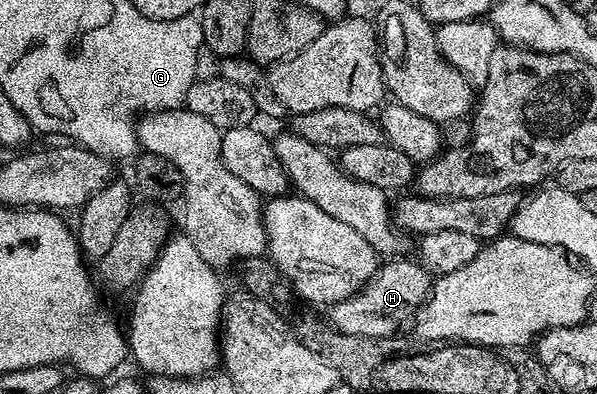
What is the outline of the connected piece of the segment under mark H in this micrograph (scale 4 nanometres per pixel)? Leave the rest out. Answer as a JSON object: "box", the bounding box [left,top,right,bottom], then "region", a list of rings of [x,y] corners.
{"box":[330,257,433,339],"region":[[[391,257],[386,260],[361,290],[340,303],[330,304],[330,326],[341,334],[355,334],[365,338],[390,339],[400,334],[403,326],[414,320],[419,308],[431,293],[433,276],[414,258]]]}

